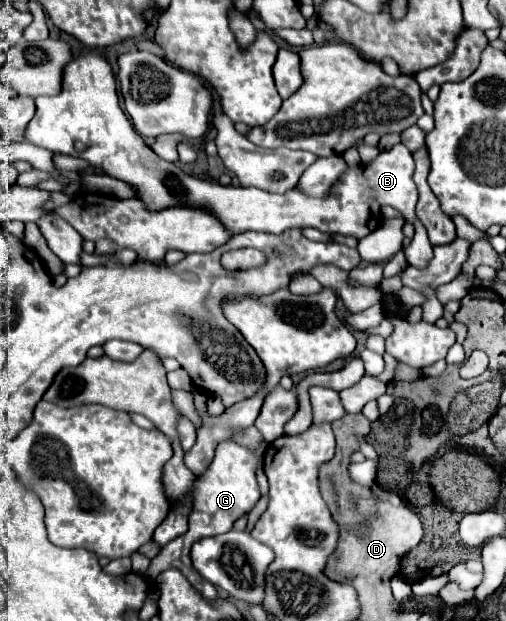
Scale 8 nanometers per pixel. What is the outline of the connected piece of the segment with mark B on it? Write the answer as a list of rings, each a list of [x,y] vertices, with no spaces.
[[[94,52],[74,58],[64,68],[60,94],[36,98],[36,114],[24,132],[24,142],[50,152],[82,158],[92,168],[98,168],[104,174],[130,184],[136,190],[138,200],[142,200],[148,210],[164,210],[174,206],[200,208],[218,216],[228,232],[234,234],[248,230],[280,234],[288,228],[312,226],[322,232],[344,236],[352,234],[360,240],[376,230],[378,210],[382,206],[392,206],[404,216],[406,222],[414,224],[415,233],[410,246],[406,248],[408,264],[426,266],[433,257],[433,246],[426,228],[414,212],[418,200],[418,192],[412,182],[414,160],[404,144],[396,144],[392,150],[380,152],[376,160],[364,166],[364,170],[362,166],[348,168],[338,184],[334,184],[330,194],[322,200],[304,196],[296,188],[286,194],[268,194],[258,188],[222,186],[212,180],[200,180],[182,172],[176,164],[162,160],[144,144],[142,136],[134,130],[132,122],[120,108],[112,66],[104,56]]]

